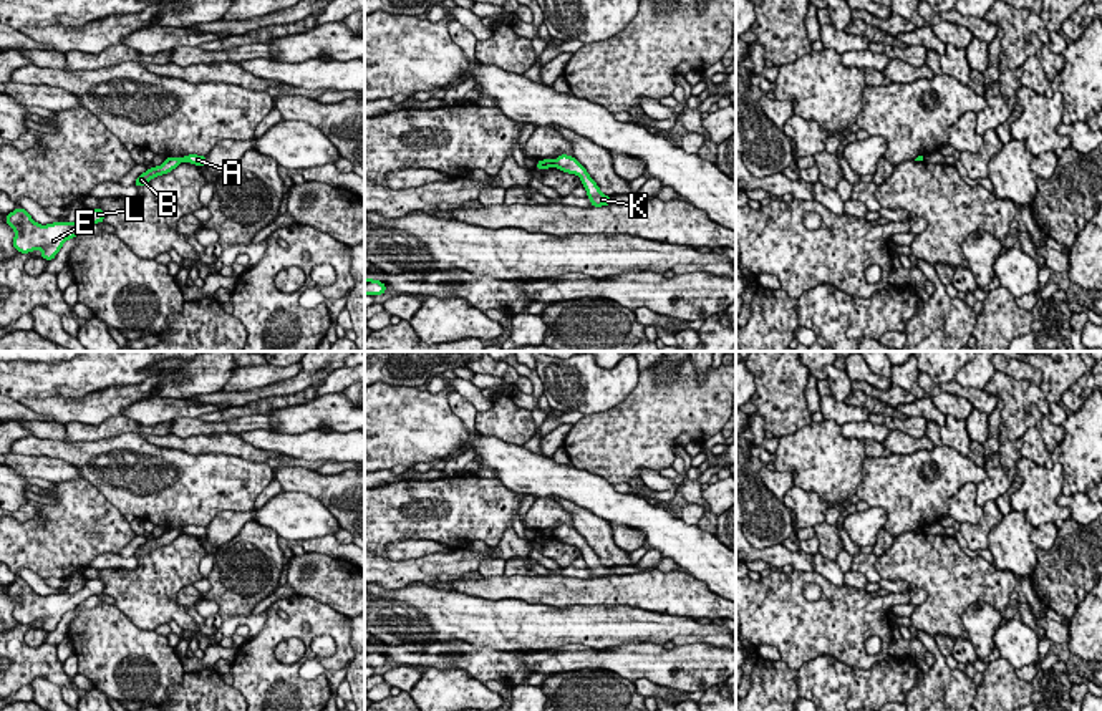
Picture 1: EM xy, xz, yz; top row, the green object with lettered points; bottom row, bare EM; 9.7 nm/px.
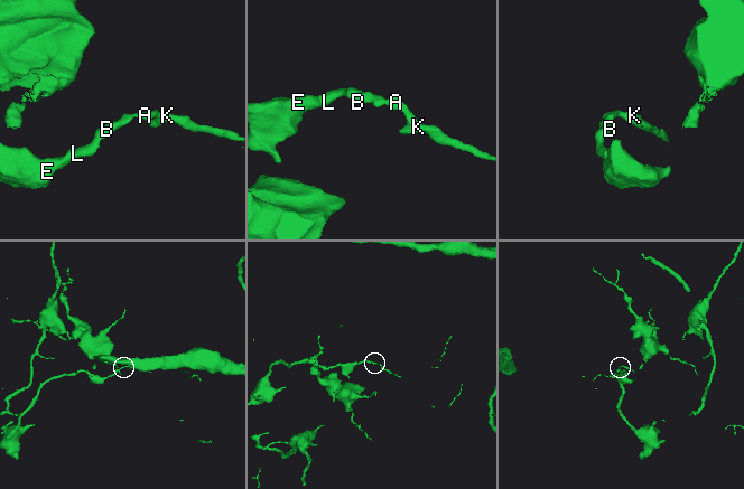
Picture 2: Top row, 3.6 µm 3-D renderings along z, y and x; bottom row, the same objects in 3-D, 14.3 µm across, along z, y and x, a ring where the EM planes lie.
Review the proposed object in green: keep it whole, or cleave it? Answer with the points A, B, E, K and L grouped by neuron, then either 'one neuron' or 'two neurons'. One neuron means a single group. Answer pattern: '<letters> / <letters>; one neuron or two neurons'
A K / B E L; two neurons

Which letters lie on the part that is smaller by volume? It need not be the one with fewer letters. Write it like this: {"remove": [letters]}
{"remove": ["A", "K"]}

